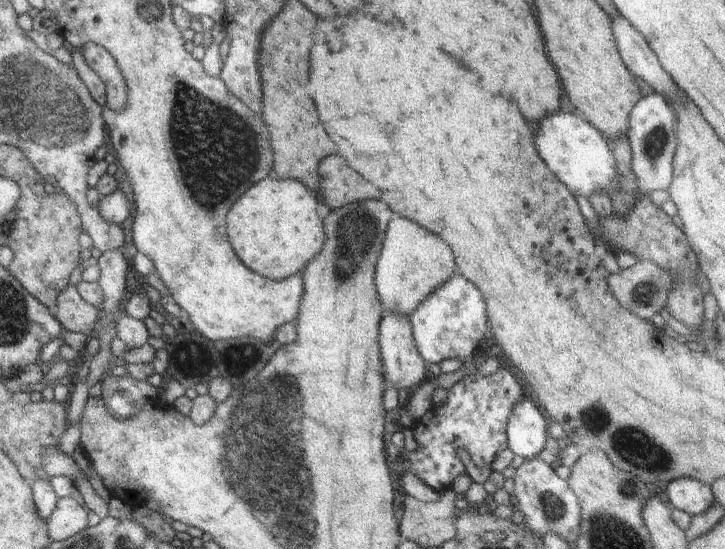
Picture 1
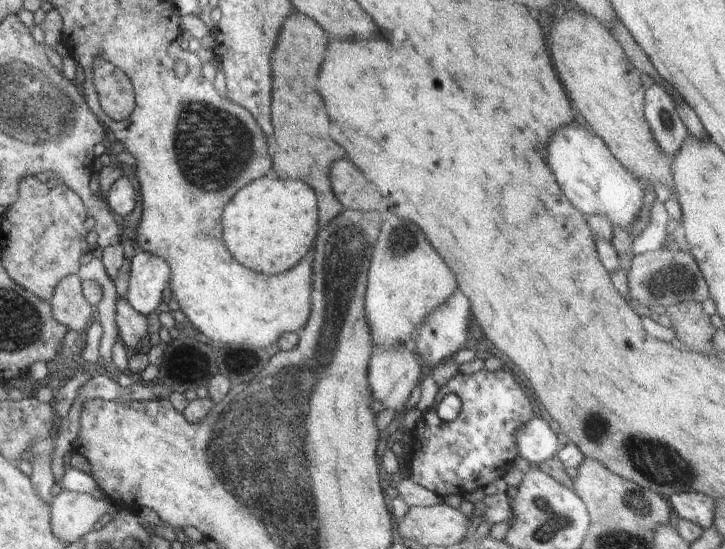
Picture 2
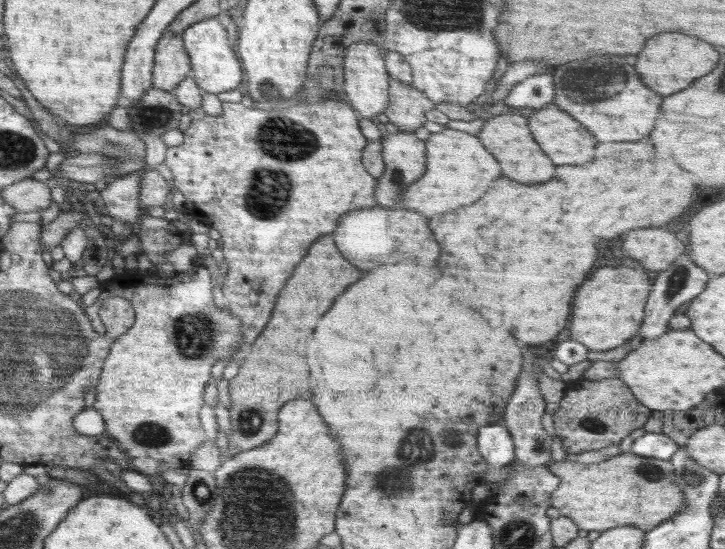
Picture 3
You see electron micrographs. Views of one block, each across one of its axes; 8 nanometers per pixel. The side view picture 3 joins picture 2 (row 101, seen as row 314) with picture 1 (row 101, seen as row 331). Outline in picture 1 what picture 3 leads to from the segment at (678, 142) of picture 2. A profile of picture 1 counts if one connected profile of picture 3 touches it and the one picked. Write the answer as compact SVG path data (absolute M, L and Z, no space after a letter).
M658 93L642 97L630 112L626 136L632 155L632 172L635 172L638 188L644 194L653 190L667 190L673 177L673 160L676 152L676 114L666 99Z

